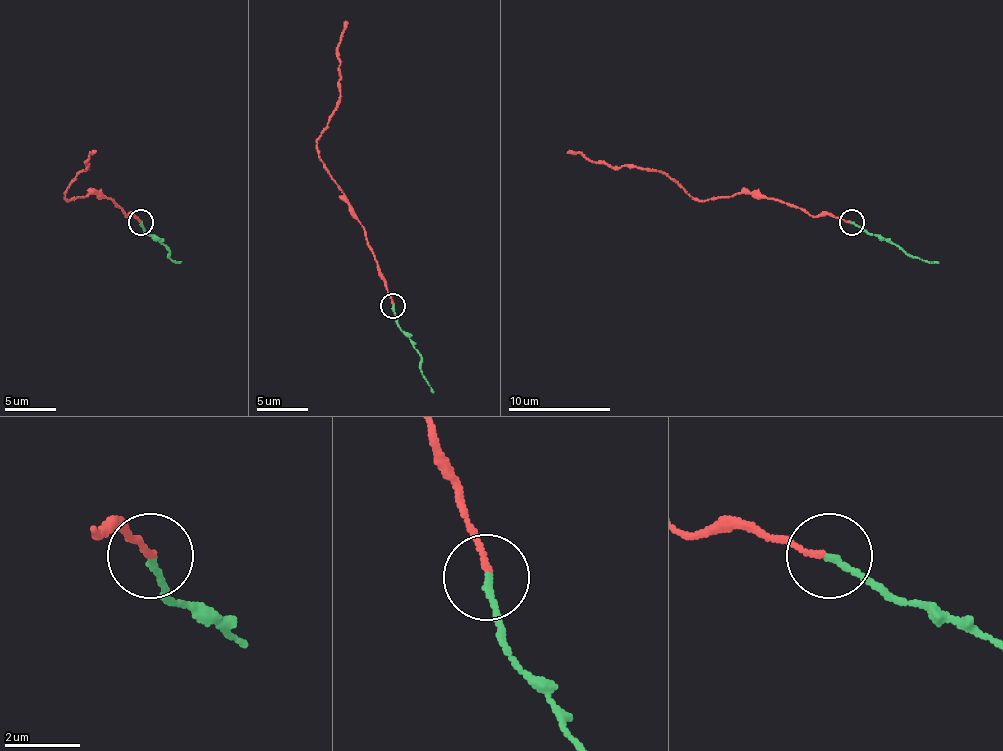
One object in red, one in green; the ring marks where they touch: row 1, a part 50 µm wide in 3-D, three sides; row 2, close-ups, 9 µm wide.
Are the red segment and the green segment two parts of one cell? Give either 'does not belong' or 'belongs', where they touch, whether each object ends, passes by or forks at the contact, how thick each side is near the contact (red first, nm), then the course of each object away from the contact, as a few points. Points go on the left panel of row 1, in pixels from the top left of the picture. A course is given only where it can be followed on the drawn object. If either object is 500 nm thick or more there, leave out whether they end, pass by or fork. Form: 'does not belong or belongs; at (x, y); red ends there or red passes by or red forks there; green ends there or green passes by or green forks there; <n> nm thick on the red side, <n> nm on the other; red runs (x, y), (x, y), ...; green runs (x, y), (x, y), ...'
does not belong; at (140, 222); red ends there; green ends there; 150 nm thick on the red side, 170 nm on the other; red runs (140, 222), (99, 192), (66, 199), (66, 189), (89, 166), (86, 164), (94, 153); green runs (140, 222), (145, 233), (168, 251), (168, 256), (181, 263)

